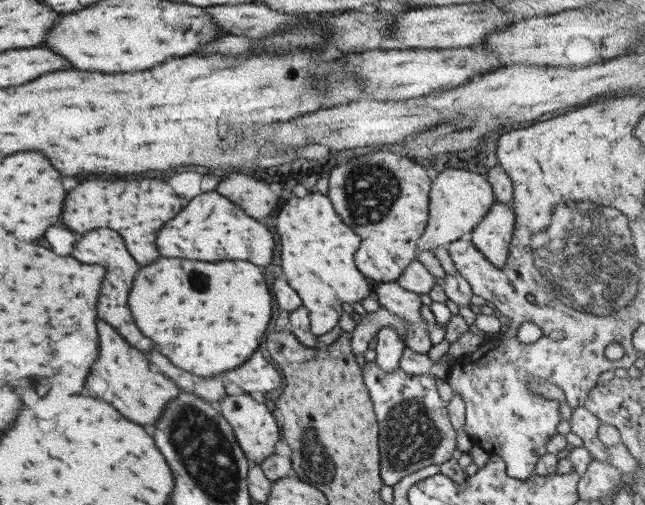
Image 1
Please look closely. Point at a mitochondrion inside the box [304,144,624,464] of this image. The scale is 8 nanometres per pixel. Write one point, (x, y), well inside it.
(370, 188)

